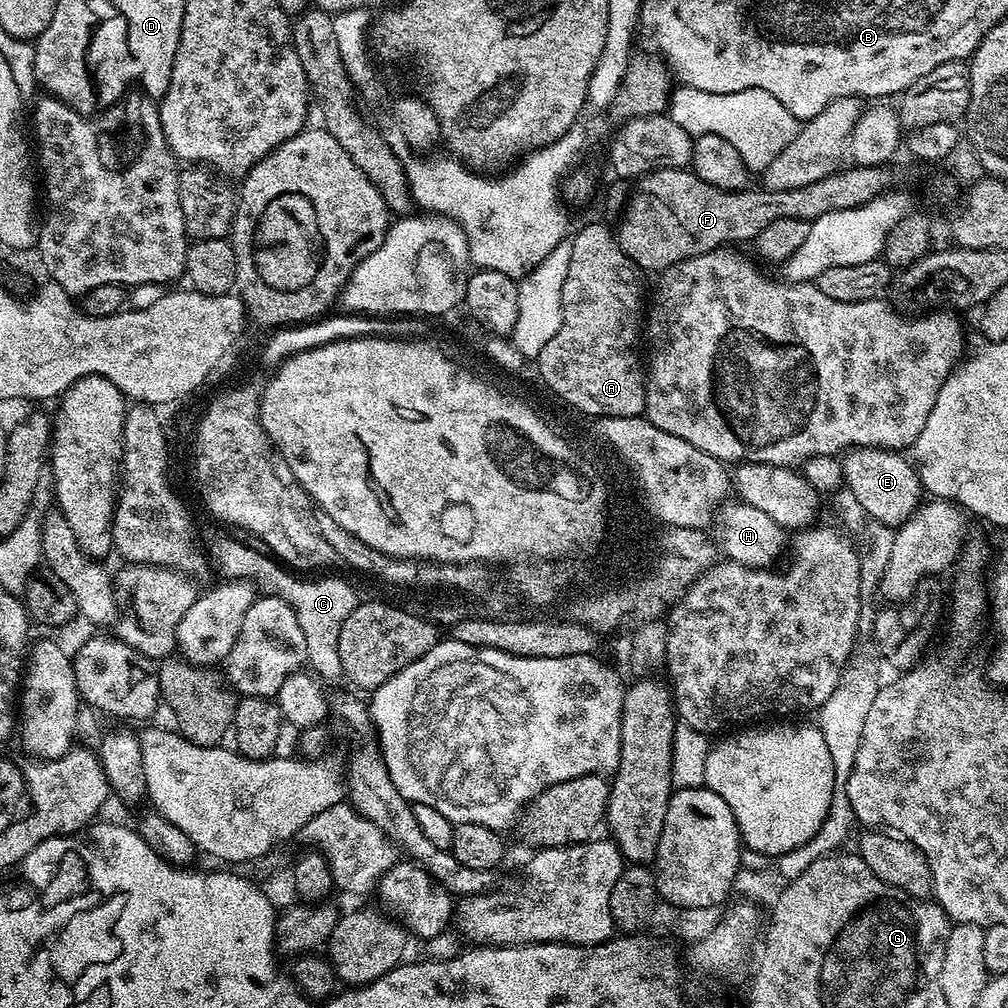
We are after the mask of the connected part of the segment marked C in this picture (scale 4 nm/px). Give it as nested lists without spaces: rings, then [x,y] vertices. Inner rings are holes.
[[[218,538],[208,549],[208,562],[221,579],[251,581],[262,594],[277,595],[279,601],[291,606],[297,626],[303,634],[305,653],[309,663],[312,662],[313,673],[323,681],[341,679],[344,672],[335,649],[336,640],[342,622],[360,602],[355,590],[342,578],[296,580],[295,573],[280,565],[271,555],[260,552],[238,540]]]

